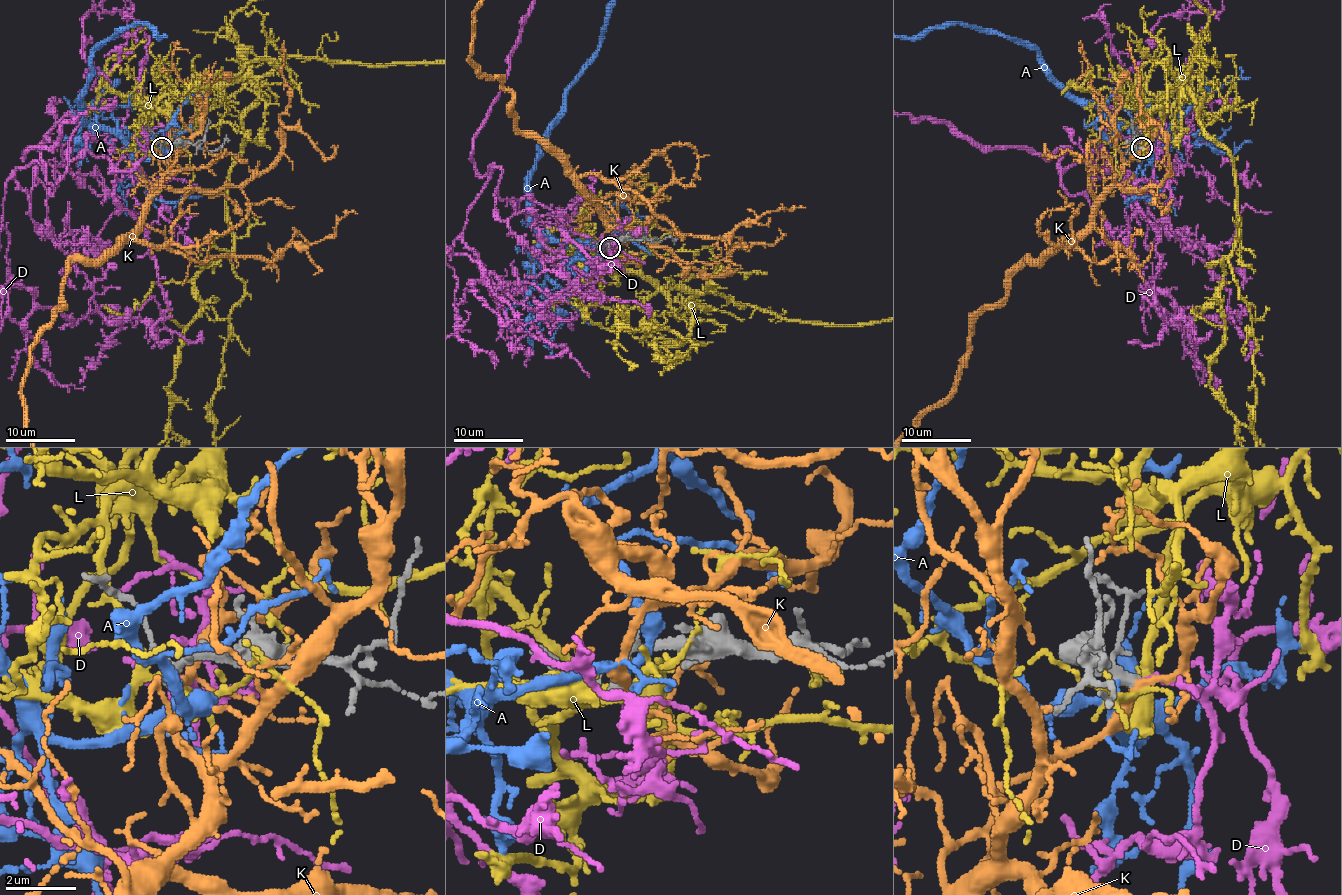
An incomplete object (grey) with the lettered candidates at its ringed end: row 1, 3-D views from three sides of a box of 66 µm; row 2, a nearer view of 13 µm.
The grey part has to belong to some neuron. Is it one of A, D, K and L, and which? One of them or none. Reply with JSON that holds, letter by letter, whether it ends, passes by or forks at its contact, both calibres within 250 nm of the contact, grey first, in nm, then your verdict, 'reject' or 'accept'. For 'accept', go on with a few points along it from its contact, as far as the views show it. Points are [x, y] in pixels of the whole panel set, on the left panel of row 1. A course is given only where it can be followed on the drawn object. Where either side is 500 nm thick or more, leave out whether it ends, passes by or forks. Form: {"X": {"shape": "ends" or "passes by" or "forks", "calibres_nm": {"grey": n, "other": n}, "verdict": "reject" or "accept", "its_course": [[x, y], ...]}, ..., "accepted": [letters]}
{"A": {"shape": "passes by", "calibres_nm": {"grey": 240, "other": 200}, "verdict": "reject"}, "D": {"shape": "ends", "calibres_nm": {"grey": 280, "other": 170}, "verdict": "accept"}, "K": {"shape": "passes by", "calibres_nm": {"grey": 280, "other": 200}, "verdict": "reject"}, "L": {"shape": "forks", "calibres_nm": {"grey": 260, "other": 190}, "verdict": "reject"}, "accepted": ["D"]}

